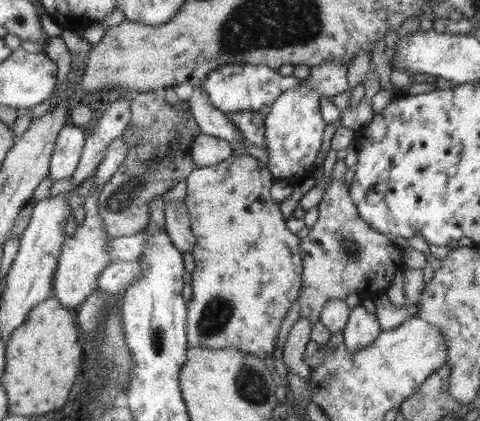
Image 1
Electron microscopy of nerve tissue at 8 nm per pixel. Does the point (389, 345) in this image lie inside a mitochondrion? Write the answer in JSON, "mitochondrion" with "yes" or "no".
{"mitochondrion":"no"}

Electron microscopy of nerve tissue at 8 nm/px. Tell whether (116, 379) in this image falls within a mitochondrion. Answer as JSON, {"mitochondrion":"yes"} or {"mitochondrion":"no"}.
{"mitochondrion":"yes"}

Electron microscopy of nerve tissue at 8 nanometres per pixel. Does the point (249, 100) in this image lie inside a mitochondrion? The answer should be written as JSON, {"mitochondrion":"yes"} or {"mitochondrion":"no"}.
{"mitochondrion":"no"}

